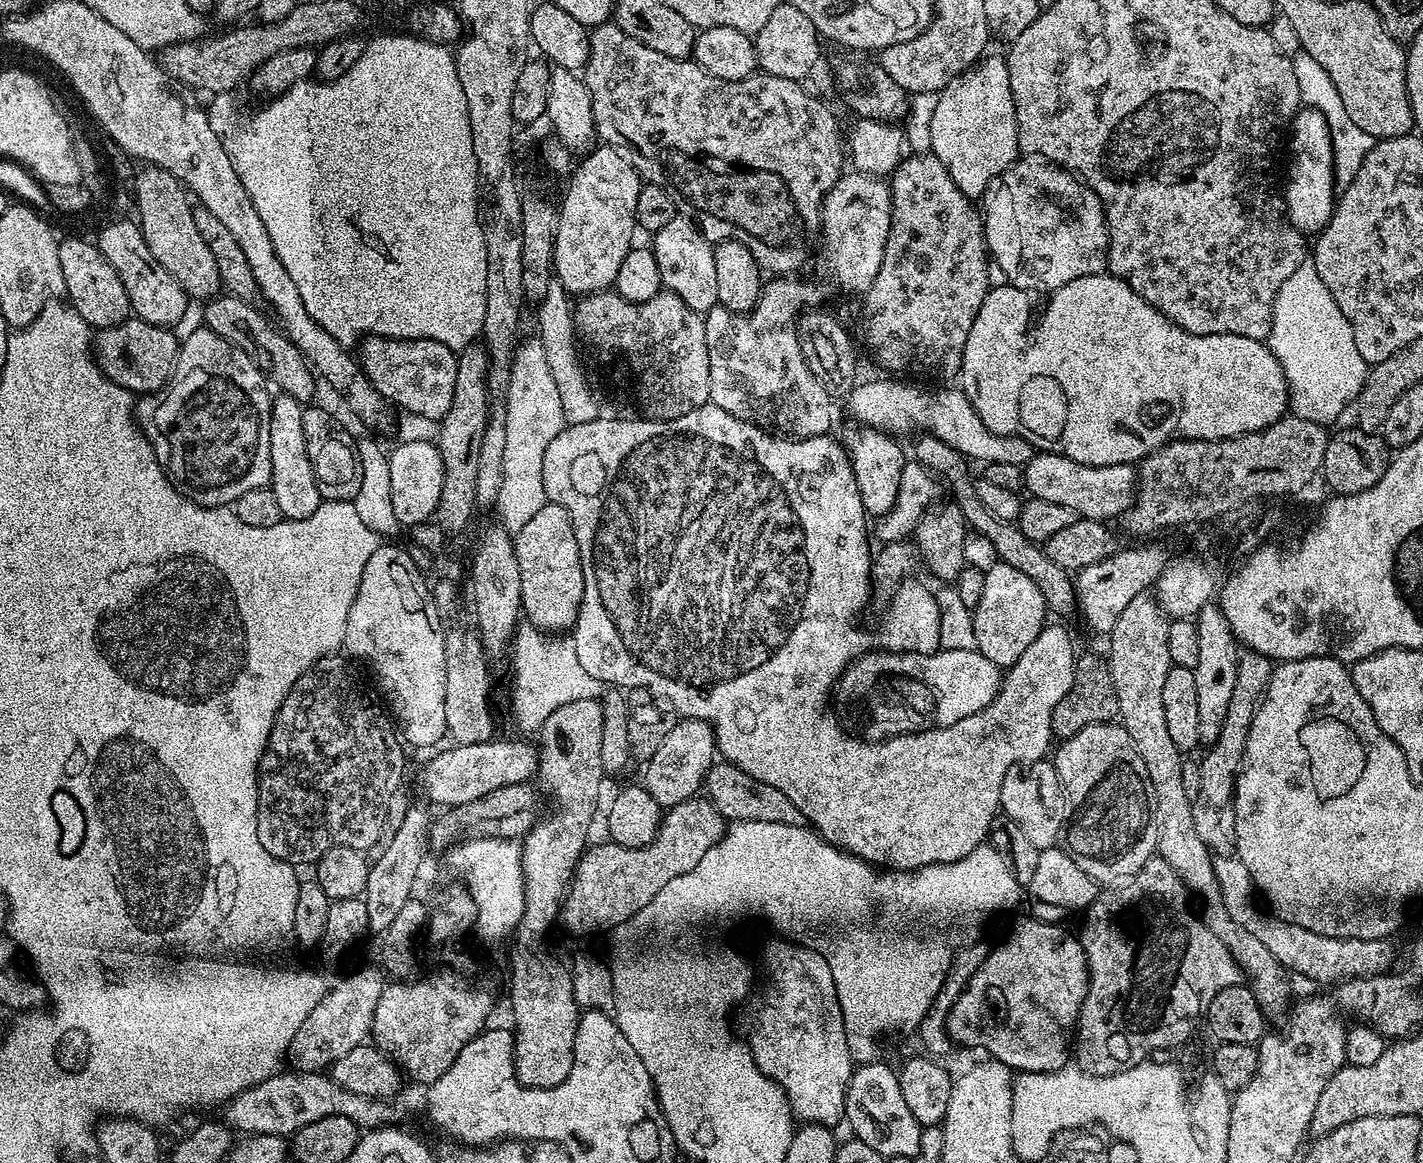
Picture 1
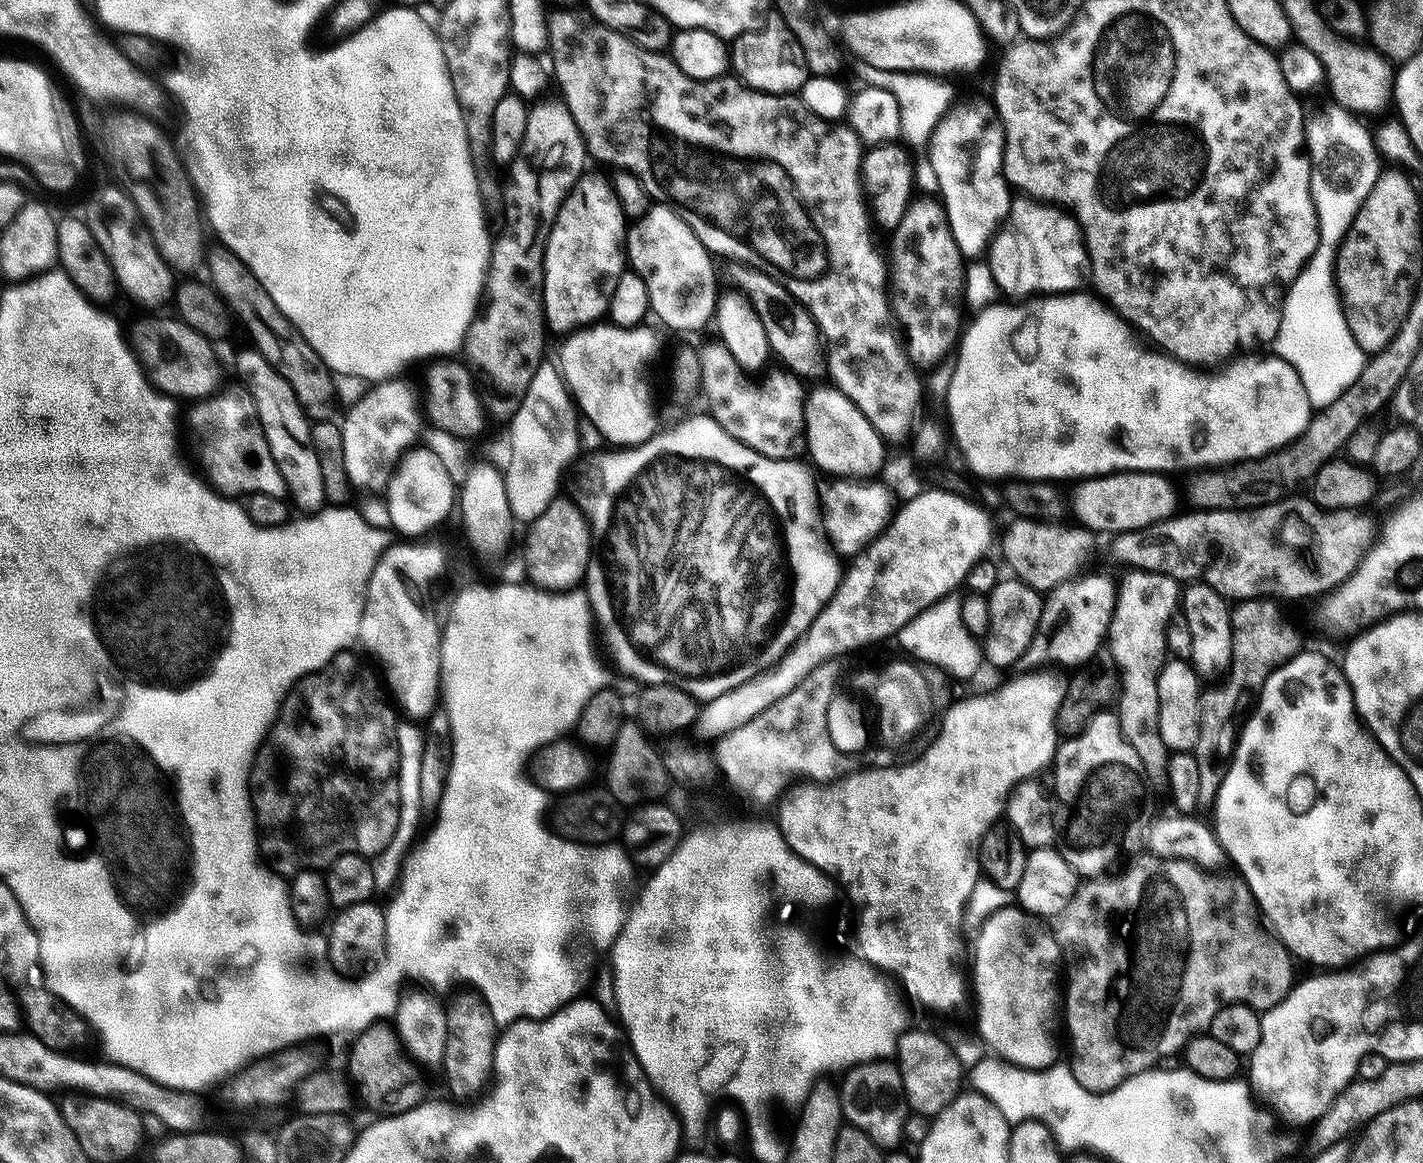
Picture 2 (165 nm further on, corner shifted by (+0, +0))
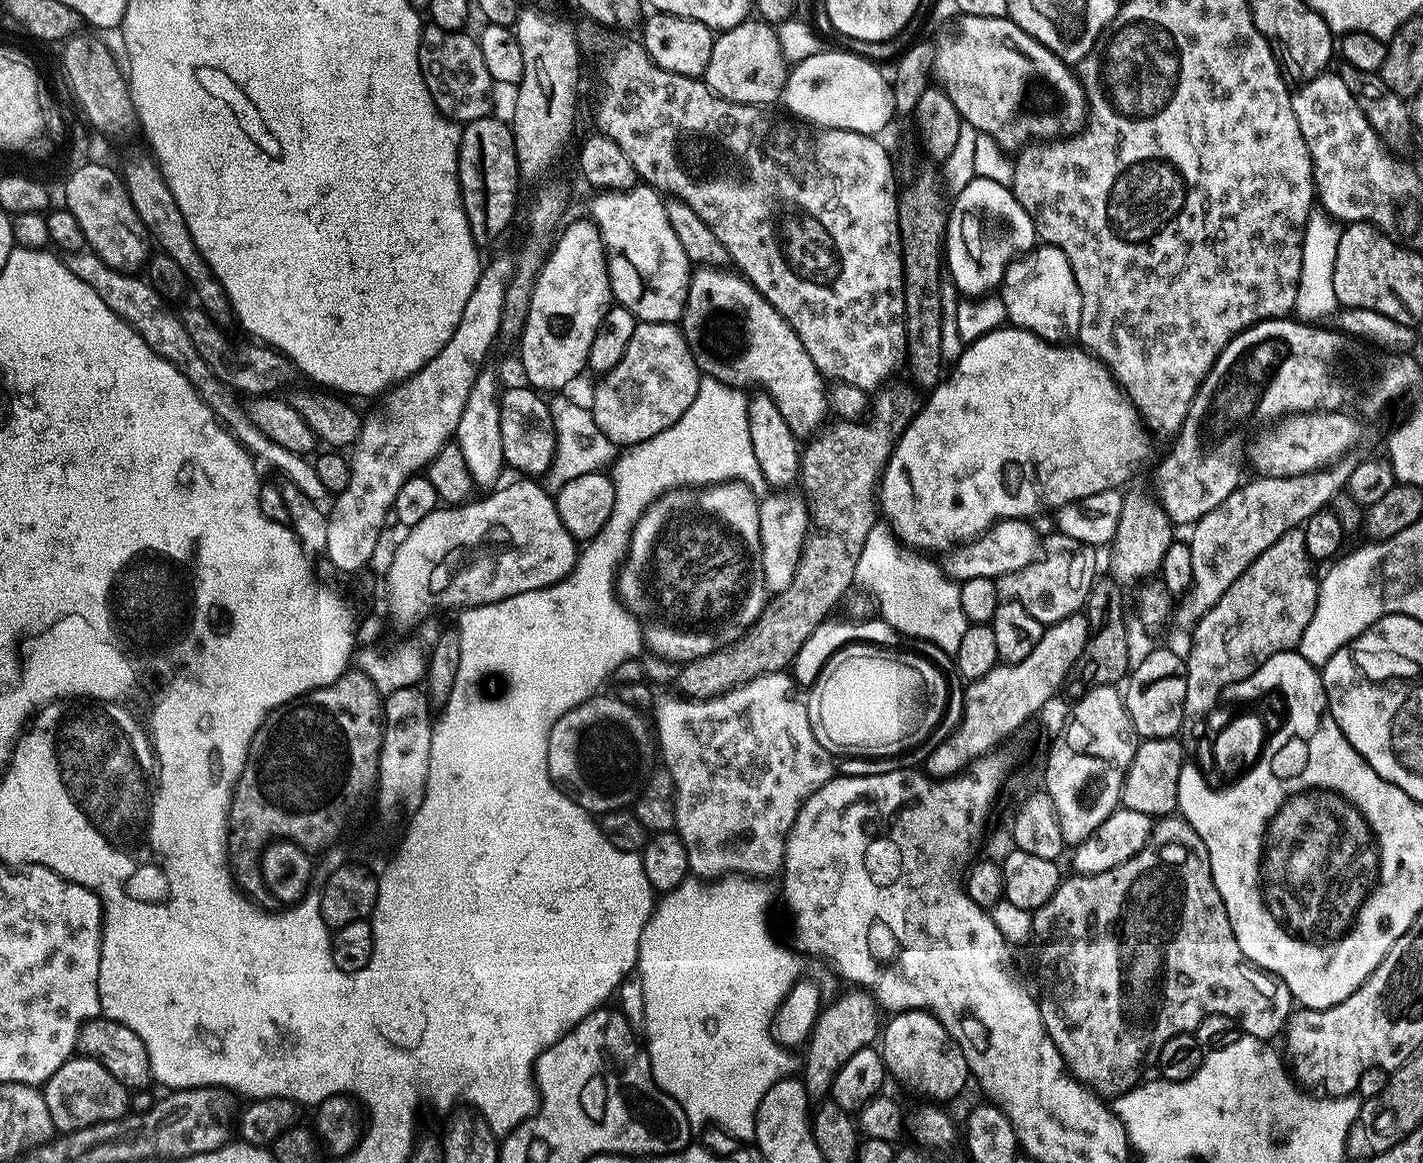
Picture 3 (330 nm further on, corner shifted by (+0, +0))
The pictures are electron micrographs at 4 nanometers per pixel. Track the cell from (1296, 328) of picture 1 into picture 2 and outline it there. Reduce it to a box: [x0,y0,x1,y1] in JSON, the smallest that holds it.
[1274,106,1382,406]

